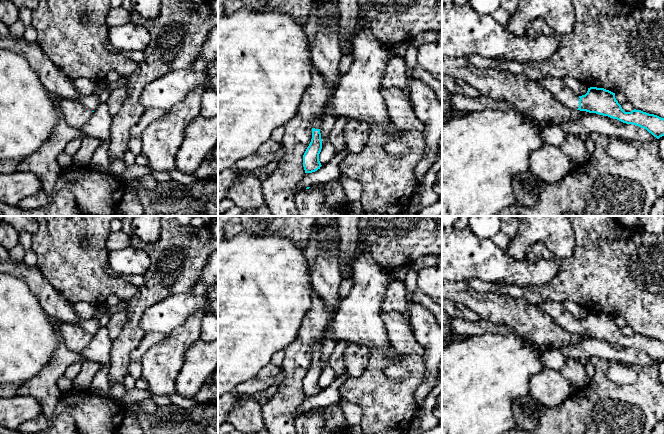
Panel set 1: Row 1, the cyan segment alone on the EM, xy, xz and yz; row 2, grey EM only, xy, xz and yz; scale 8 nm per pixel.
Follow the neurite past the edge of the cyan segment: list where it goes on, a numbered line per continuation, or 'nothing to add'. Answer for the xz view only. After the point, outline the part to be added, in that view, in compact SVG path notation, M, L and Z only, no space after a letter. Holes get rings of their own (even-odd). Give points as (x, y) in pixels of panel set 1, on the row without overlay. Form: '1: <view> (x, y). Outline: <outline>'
1: xz (358, 319). Outline: M363 250L353 265L353 288L347 297L340 300L339 308L331 325L324 329L321 338L312 346L312 352L320 353L322 341L326 337L338 341L352 341L365 346L369 351L381 349L390 358L390 364L385 368L385 374L390 379L401 380L407 377L408 371L402 363L406 356L398 354L391 346L385 324L381 318L382 302L388 287L387 271L380 267L370 256L368 250Z

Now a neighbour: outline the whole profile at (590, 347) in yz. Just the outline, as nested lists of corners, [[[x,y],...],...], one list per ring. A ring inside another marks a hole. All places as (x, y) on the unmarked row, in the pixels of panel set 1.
[[[596,337],[583,339],[579,343],[563,348],[558,346],[545,347],[526,338],[524,338],[523,344],[535,348],[541,354],[550,350],[557,350],[571,360],[580,360],[582,357],[587,359],[598,357],[628,366],[649,366],[657,363],[644,352]]]

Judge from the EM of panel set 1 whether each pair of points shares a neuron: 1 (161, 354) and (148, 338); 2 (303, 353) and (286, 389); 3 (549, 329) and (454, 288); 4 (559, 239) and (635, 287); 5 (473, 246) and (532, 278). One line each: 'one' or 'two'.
1: two
2: one
3: one
4: two
5: one

